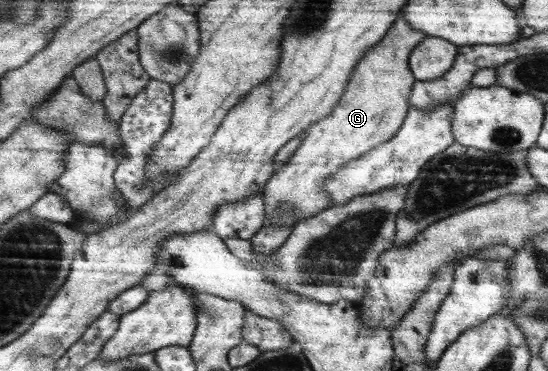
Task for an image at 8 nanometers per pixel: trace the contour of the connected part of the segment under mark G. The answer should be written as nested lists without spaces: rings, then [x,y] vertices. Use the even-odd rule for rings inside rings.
[[[399,17],[382,41],[364,56],[331,115],[306,130],[309,136],[290,157],[286,167],[274,170],[267,181],[263,191],[268,225],[291,225],[286,216],[279,216],[280,209],[286,204],[294,206],[293,215],[299,221],[323,212],[331,205],[324,182],[349,161],[395,137],[410,111],[410,99],[417,83],[410,67],[411,54],[428,36],[415,29],[406,18]]]

